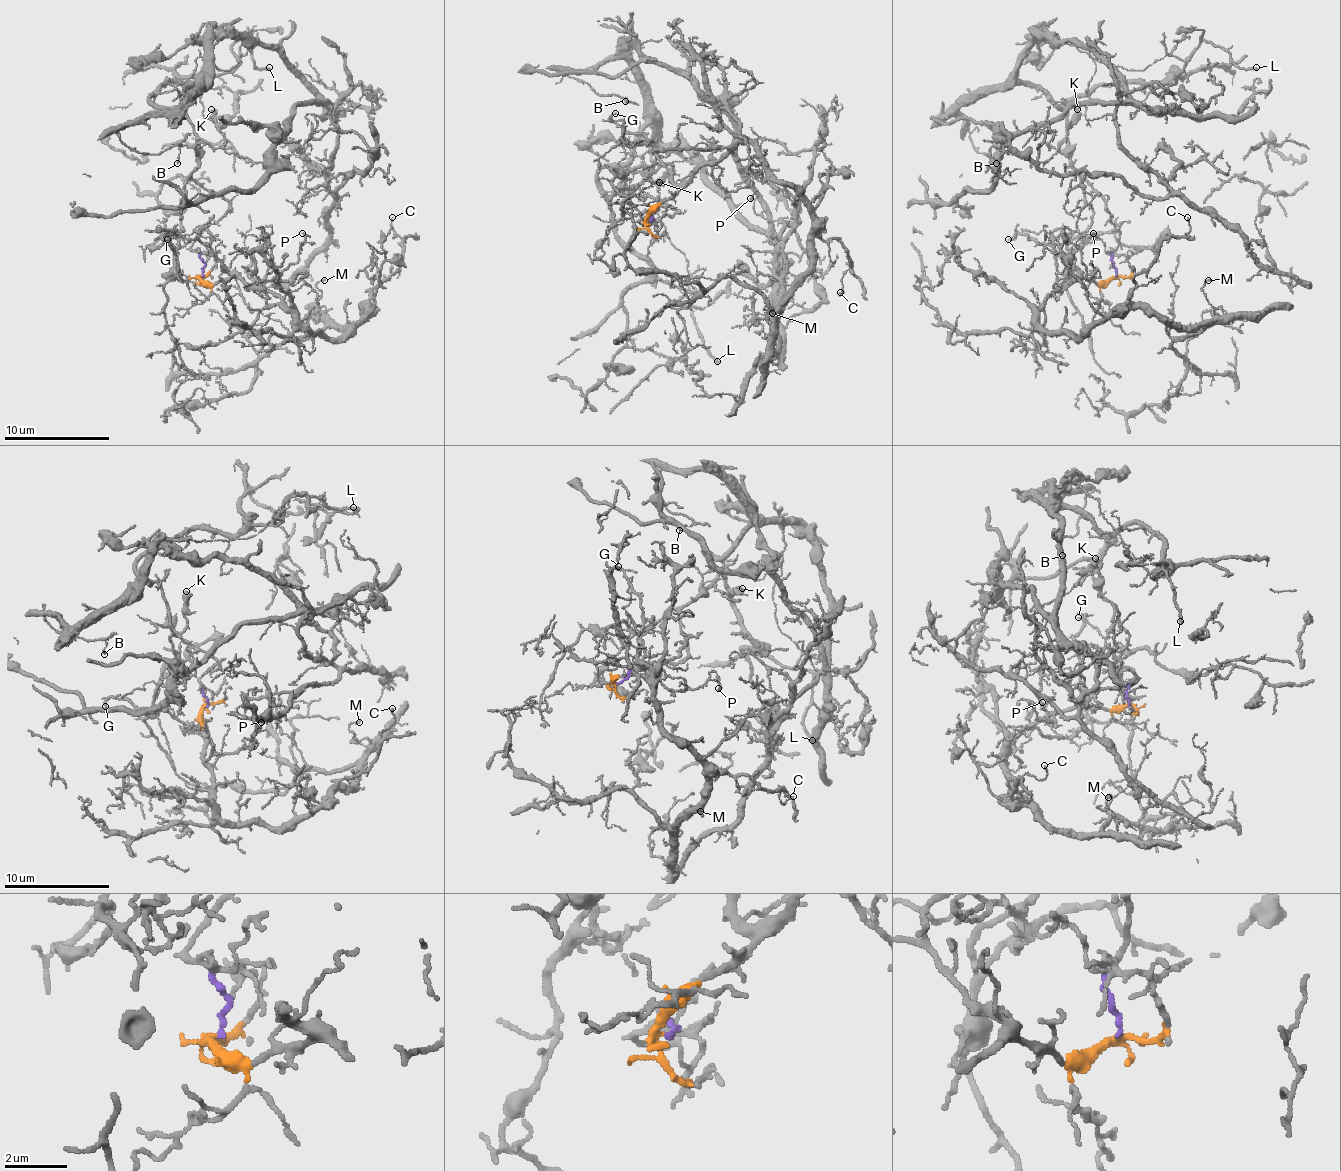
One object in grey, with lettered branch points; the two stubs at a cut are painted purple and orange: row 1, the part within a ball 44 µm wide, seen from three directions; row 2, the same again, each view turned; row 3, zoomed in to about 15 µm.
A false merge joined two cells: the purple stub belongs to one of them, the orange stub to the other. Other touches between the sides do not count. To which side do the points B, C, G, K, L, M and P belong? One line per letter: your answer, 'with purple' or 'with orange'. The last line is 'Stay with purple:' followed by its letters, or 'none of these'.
B: with purple
C: with orange
G: with orange
K: with purple
L: with purple
M: with orange
P: with orange
Stay with purple: B, K, L

